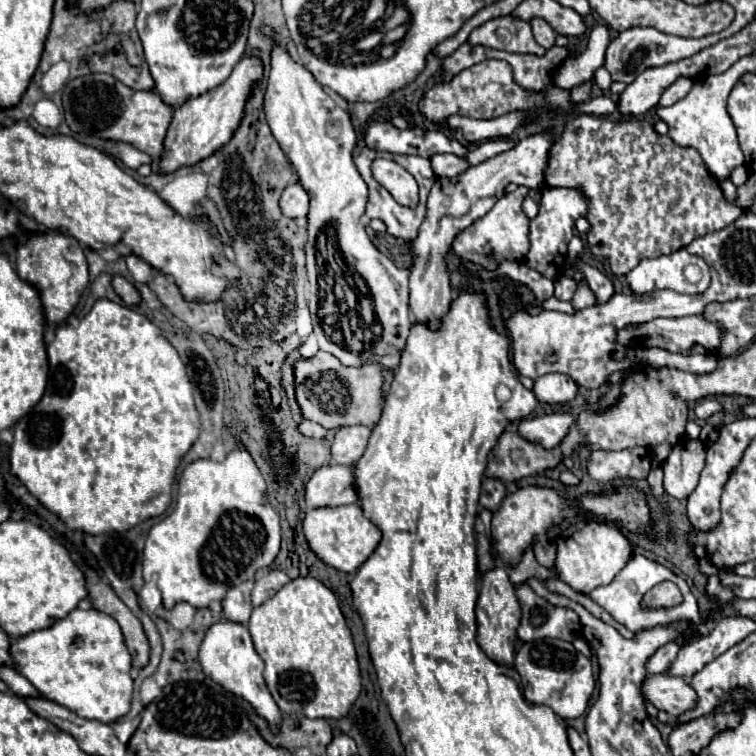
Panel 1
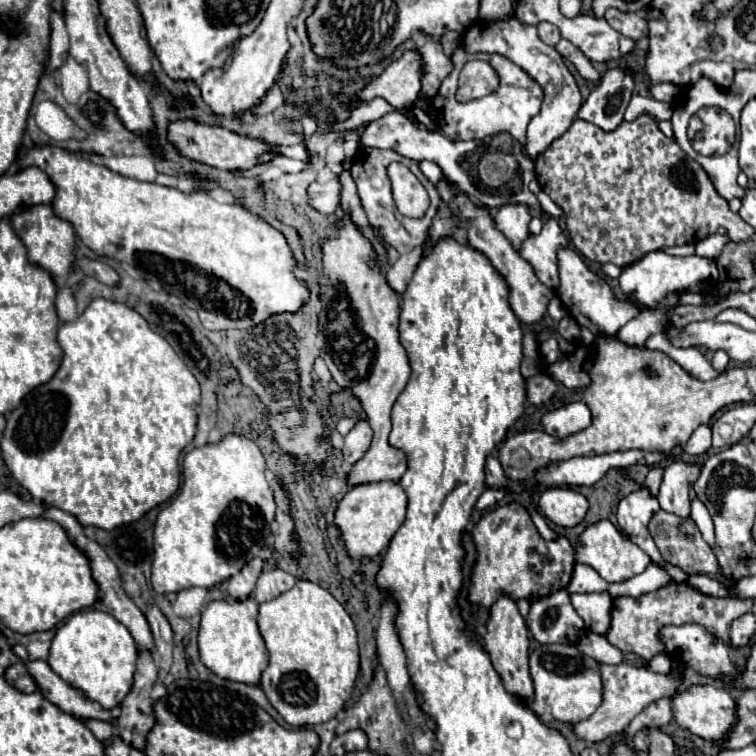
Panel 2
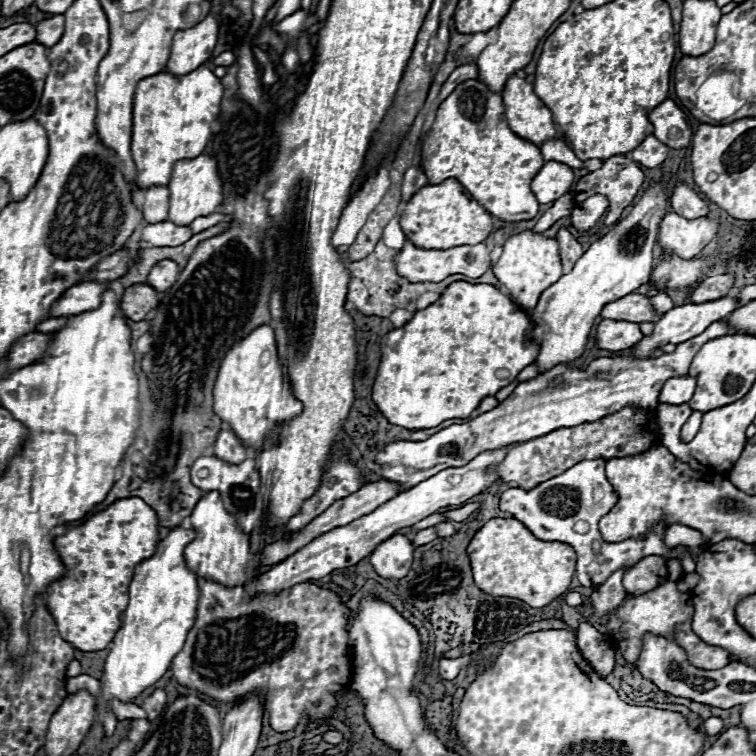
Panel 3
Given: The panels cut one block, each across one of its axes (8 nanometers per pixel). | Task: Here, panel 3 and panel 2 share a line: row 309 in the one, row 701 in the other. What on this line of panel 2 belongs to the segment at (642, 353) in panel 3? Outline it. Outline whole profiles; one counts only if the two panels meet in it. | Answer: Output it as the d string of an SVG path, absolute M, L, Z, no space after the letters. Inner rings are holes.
M692 686L686 692L680 692L678 696L672 698L672 712L674 712L674 720L688 728L692 734L702 736L708 742L724 742L730 738L732 728L738 724L738 716L736 716L736 700L734 696L722 688L714 688L714 686Z

